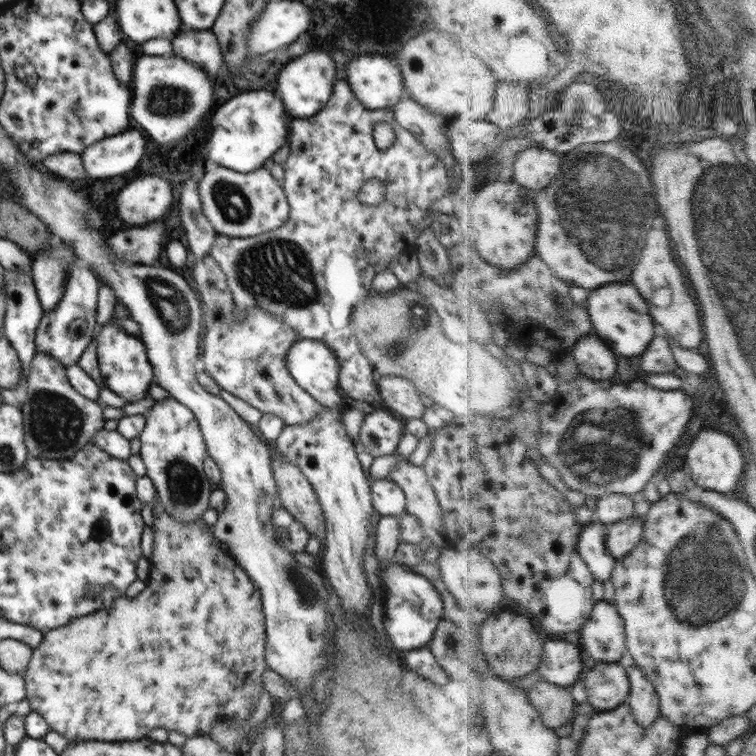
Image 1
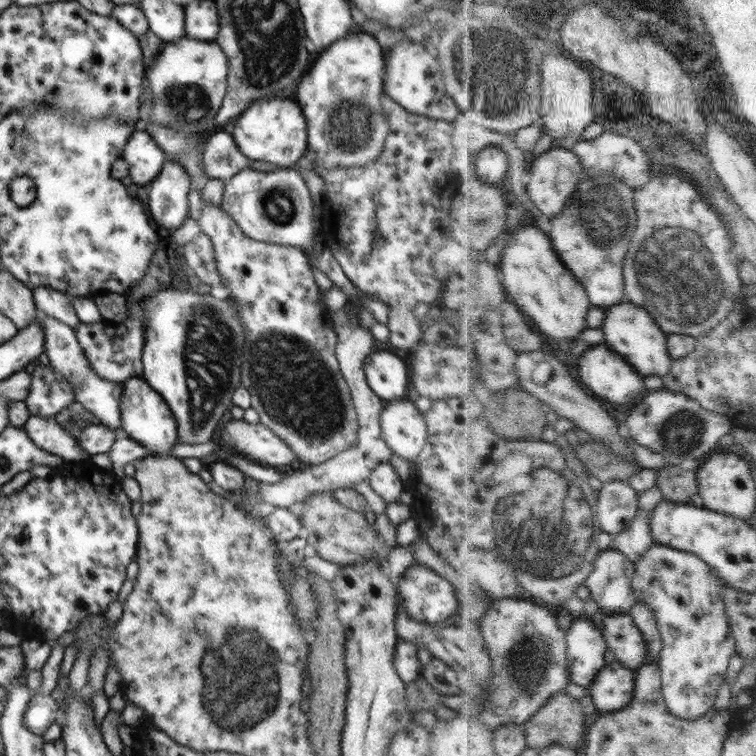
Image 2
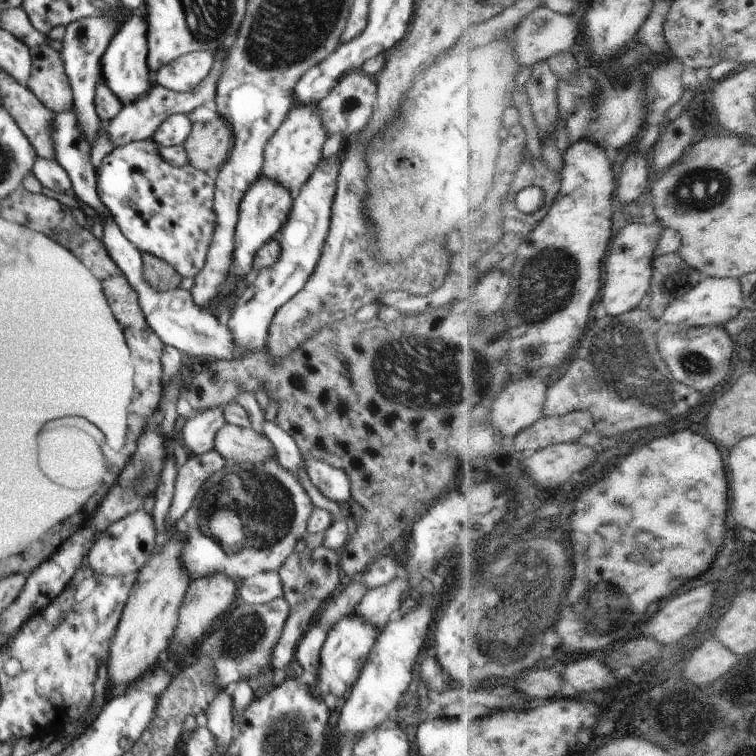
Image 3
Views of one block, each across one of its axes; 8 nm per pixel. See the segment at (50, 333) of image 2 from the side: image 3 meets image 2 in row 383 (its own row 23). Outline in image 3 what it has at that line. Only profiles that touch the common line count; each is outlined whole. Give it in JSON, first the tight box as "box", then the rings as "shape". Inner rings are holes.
{"box":[59,15,120,144],"shape":[[[109,15],[82,18],[66,26],[66,34],[61,41],[59,56],[73,93],[73,110],[77,115],[79,128],[90,144],[97,138],[98,130],[102,126],[102,120],[96,115],[94,105],[95,87],[102,81],[101,59],[119,28],[120,23],[116,23]]]}

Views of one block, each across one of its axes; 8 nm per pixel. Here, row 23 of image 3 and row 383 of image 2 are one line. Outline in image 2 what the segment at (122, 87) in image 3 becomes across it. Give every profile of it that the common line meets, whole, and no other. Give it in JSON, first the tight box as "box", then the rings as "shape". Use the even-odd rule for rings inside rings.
{"box":[120,378,178,457],"shape":[[[130,378],[122,386],[120,415],[123,435],[142,444],[153,457],[167,456],[166,452],[178,441],[178,425],[170,407],[142,378]]]}

